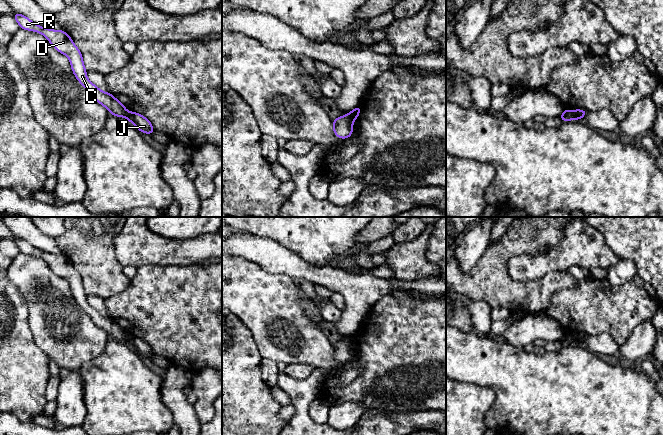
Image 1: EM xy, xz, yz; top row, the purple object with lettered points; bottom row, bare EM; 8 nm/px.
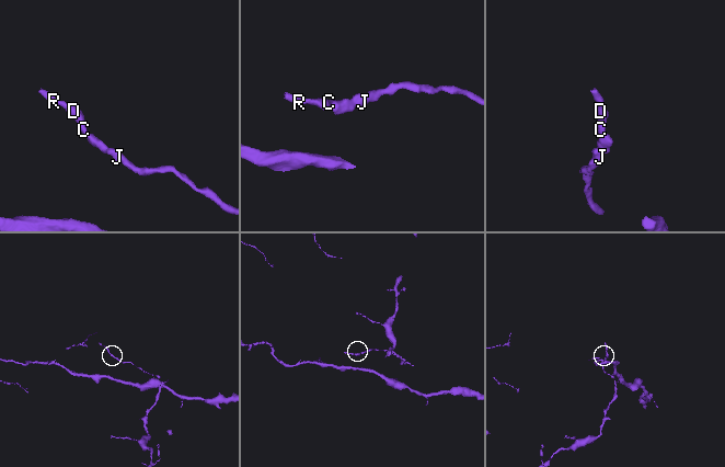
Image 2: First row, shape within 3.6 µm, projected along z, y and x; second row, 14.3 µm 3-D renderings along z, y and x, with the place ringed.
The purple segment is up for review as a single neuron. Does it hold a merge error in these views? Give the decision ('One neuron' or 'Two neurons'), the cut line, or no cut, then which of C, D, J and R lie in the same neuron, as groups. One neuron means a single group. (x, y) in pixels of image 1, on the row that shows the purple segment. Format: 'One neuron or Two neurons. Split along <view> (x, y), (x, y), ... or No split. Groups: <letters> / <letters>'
Two neurons. Split along yz (572, 111), (576, 118). Groups: C D R / J

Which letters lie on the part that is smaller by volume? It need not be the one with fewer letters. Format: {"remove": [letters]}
{"remove": ["C", "D", "R"]}

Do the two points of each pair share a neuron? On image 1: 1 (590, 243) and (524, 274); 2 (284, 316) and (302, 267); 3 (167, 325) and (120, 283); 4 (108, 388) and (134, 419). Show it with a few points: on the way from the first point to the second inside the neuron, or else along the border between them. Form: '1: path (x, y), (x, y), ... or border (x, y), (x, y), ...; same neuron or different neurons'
1: path (574, 249), (561, 257), (540, 264); same neuron
2: border (270, 273), (285, 273), (293, 279); different neurons
3: border (131, 279), (124, 289), (105, 300); different neurons
4: path (113, 396), (128, 411); same neuron

